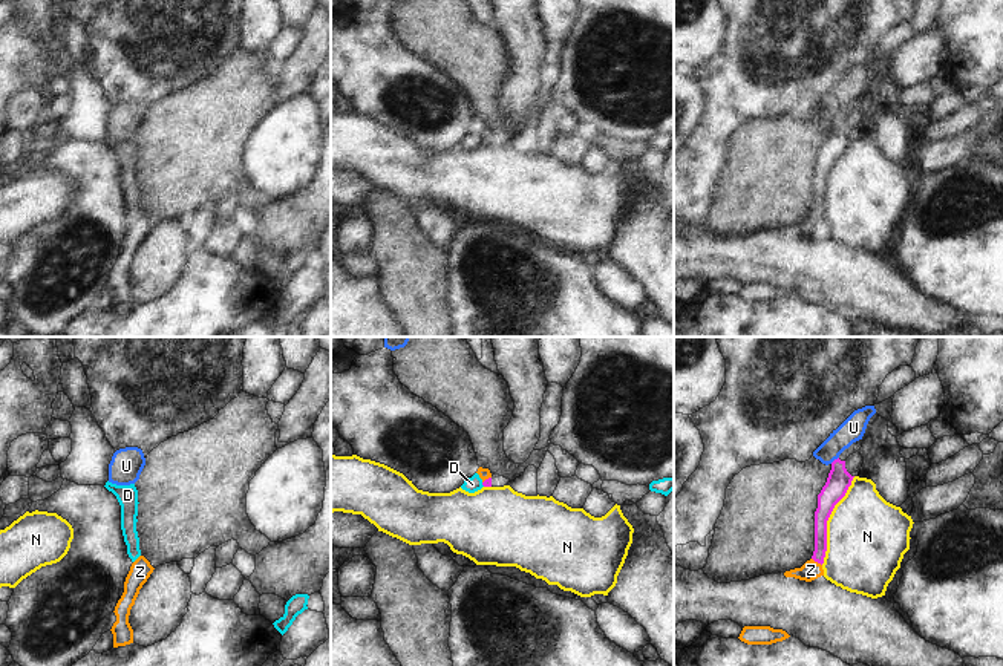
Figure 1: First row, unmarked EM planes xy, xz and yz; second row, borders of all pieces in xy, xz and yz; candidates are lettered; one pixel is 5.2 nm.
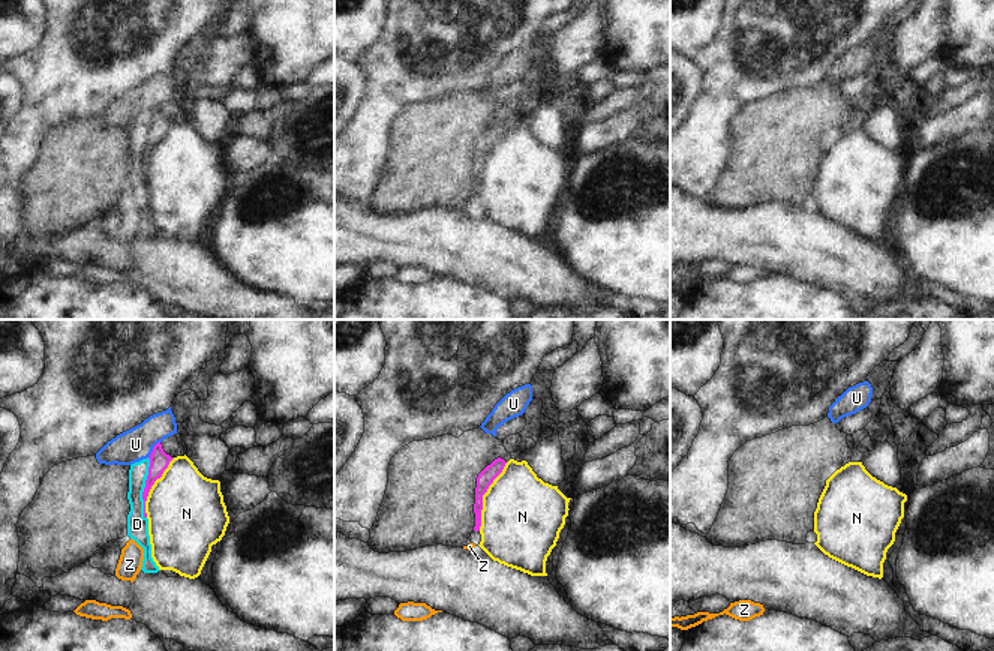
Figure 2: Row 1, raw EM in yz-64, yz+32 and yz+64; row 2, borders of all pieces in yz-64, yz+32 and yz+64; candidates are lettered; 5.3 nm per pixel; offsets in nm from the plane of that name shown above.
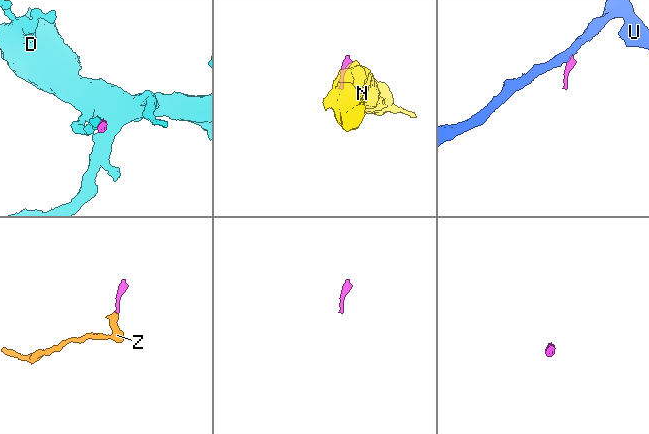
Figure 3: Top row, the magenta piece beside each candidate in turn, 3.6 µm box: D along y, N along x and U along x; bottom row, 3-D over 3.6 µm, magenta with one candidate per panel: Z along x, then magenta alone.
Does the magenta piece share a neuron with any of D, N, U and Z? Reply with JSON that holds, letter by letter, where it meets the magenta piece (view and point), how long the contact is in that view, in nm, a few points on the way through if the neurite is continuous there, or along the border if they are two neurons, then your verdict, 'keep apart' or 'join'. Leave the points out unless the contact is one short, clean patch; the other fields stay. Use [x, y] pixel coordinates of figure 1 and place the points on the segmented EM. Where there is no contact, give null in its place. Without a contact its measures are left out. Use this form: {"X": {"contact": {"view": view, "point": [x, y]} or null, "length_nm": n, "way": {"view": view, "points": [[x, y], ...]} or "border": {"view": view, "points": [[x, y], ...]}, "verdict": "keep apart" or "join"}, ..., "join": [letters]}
{"D": {"contact": {"view": "xz", "point": [483, 484]}, "length_nm": 30, "border": {"view": "xz", "points": [[481, 483], [484, 486]]}, "verdict": "keep apart"}, "N": {"contact": {"view": "yz", "point": [827, 519]}, "length_nm": 500, "border": {"view": "yz", "points": [[855, 476], [827, 521], [827, 550], [821, 564]]}, "verdict": "keep apart"}, "U": {"contact": {"view": "yz", "point": [835, 460]}, "length_nm": 60, "border": {"view": "yz", "points": [[838, 457], [830, 463]]}, "verdict": "keep apart"}, "Z": {"contact": {"view": "yz", "point": [816, 561]}, "length_nm": 70, "way": {"view": "yz", "points": [[821, 515], [821, 547], [816, 561], [810, 570]]}, "verdict": "join"}, "join": ["Z"]}

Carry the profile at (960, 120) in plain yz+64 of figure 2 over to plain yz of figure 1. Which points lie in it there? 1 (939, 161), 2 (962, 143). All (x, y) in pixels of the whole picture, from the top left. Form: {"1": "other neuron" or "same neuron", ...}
{"1": "same neuron", "2": "same neuron"}

